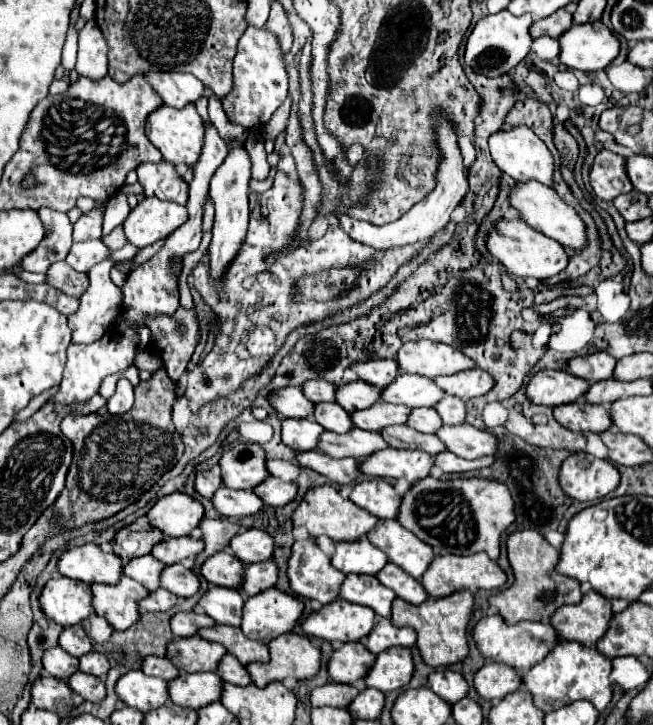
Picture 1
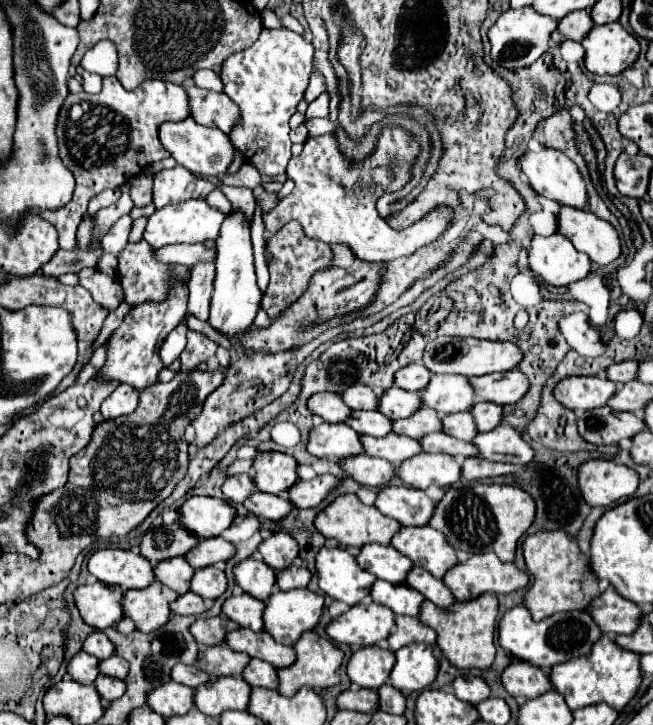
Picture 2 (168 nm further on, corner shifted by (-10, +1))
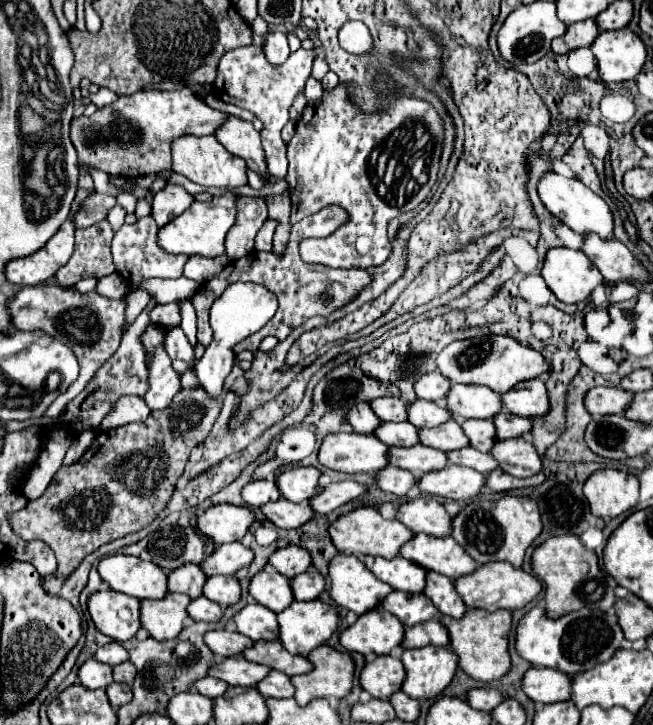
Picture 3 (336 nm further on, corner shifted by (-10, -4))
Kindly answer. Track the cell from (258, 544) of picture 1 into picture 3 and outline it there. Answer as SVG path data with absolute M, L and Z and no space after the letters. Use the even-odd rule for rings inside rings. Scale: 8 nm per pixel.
M290 544L286 548L278 548L270 556L268 562L286 578L292 578L292 576L296 576L296 574L300 574L300 572L310 568L308 552L304 552L304 548L294 546L294 544Z

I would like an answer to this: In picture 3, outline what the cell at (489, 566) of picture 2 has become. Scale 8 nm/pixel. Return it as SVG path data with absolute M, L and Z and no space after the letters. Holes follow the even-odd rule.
M488 562L476 568L470 576L462 576L460 580L454 580L454 588L468 608L482 608L490 612L500 608L508 608L508 610L522 608L532 598L536 598L538 592L542 590L536 576L526 574L522 568L512 568L512 564L508 562Z

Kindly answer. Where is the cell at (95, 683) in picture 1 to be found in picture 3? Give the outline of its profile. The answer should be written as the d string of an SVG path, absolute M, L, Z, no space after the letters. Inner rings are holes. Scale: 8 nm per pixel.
M112 682L108 688L106 688L106 694L108 694L108 700L114 708L120 708L124 704L128 704L132 700L132 690L128 684L118 684L118 682Z

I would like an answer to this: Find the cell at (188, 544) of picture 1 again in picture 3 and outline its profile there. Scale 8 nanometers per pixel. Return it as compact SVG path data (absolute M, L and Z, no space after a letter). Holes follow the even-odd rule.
M230 542L216 546L206 560L200 562L200 568L206 576L214 574L234 574L238 568L244 568L252 562L254 554L250 548L244 548L240 542Z

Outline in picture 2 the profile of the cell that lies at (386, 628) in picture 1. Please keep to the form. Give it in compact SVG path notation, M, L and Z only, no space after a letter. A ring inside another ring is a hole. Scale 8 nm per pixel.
M396 617L396 629L388 637L390 651L398 651L404 645L410 643L434 643L436 641L436 631L430 629L428 625L422 625L418 617Z

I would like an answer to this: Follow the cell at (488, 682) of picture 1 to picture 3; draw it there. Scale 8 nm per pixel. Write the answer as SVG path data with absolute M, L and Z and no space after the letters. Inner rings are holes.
M530 668L522 676L522 692L536 704L562 702L568 698L570 676L552 668Z

